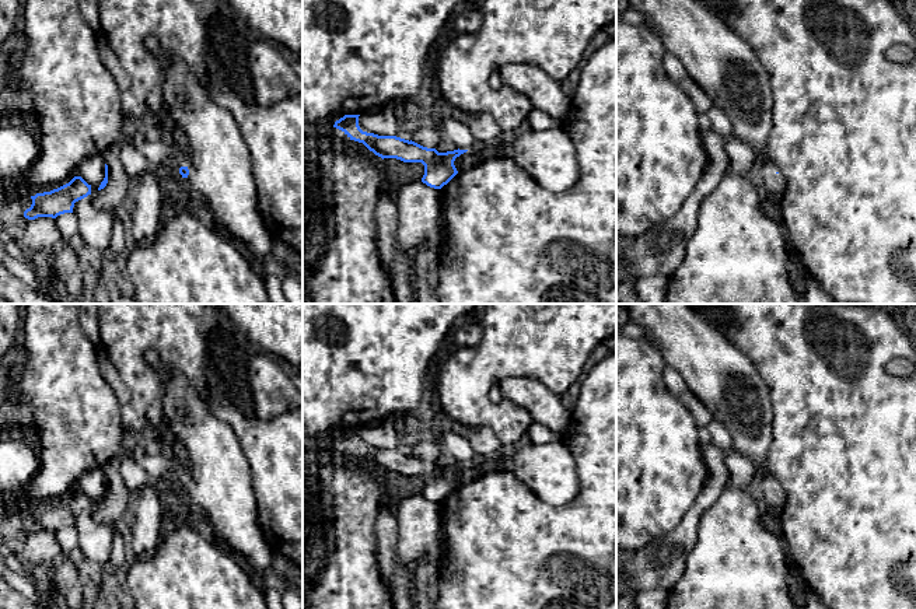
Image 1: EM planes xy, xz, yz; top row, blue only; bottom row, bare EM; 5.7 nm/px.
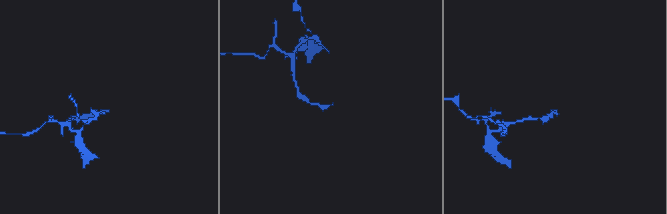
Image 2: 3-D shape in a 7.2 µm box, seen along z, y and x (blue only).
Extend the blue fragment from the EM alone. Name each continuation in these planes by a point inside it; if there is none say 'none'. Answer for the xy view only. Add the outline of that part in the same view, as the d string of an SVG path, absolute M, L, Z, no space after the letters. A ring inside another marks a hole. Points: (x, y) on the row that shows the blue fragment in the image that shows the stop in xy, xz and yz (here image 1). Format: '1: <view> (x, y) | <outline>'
1: xy (220, 177) | M147 36L144 46L164 62L161 91L165 118L182 129L189 141L186 178L189 195L202 204L210 221L220 223L234 242L248 251L251 262L262 269L263 262L270 258L273 237L263 221L251 151L237 120L225 108L216 104L203 80L181 57L164 49L157 38Z

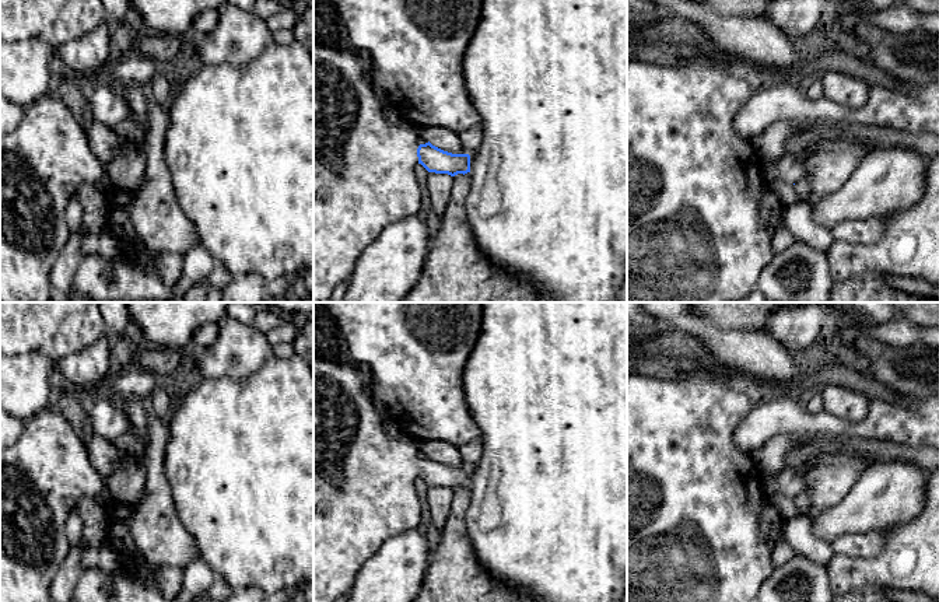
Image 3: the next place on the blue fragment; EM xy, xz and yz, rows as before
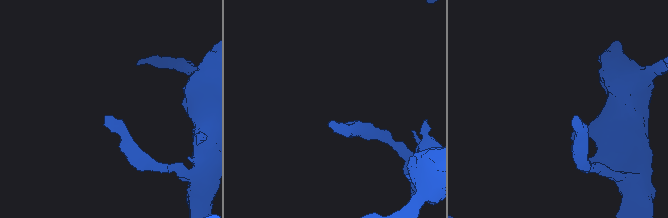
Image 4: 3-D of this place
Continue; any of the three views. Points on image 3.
1: xz (364, 179) | M313 43L313 302L327 302L339 284L350 281L360 255L378 238L385 227L402 218L418 214L423 209L423 190L416 176L414 167L418 164L418 137L424 132L409 125L393 127L383 120L382 111L386 99L372 85L369 70L369 62L351 49L340 50Z

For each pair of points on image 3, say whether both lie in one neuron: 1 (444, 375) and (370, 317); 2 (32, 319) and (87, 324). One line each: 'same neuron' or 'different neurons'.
1: same neuron
2: same neuron

